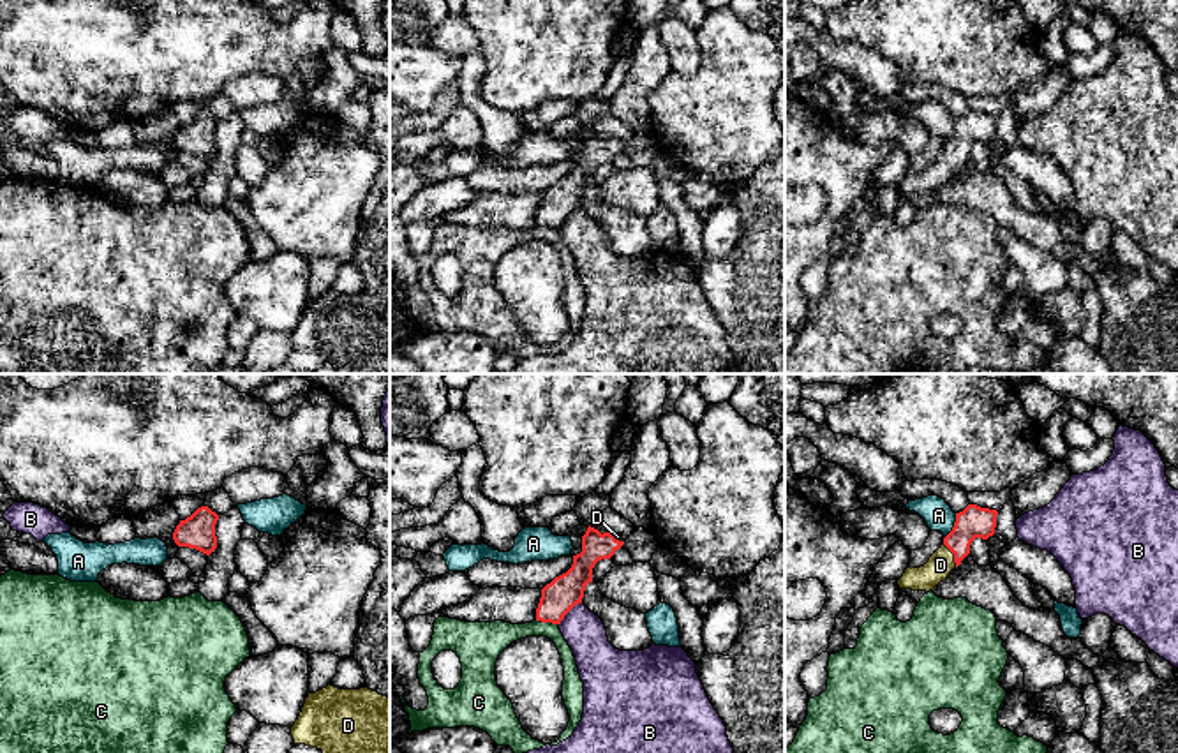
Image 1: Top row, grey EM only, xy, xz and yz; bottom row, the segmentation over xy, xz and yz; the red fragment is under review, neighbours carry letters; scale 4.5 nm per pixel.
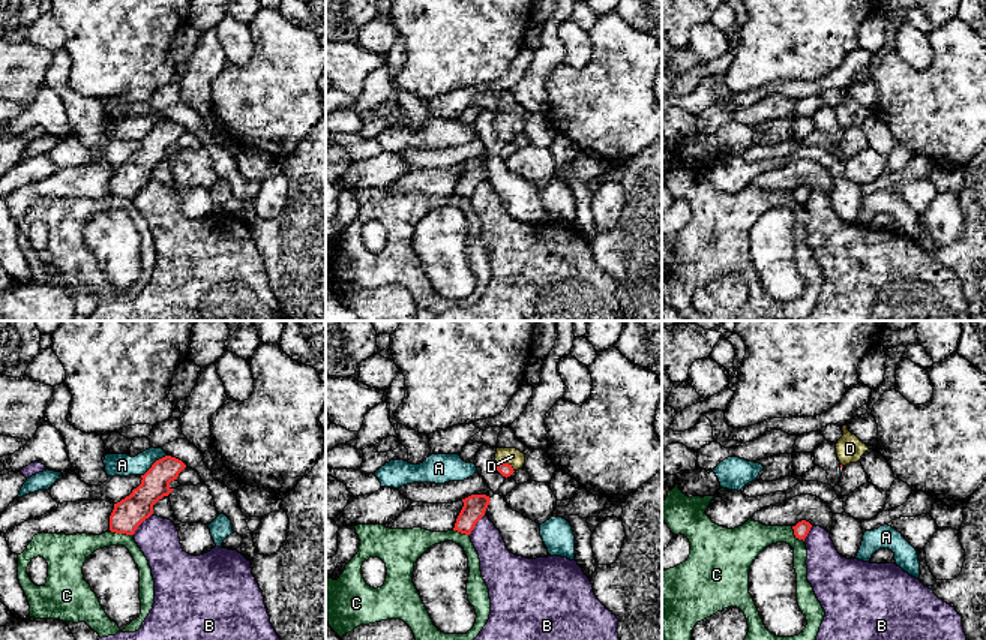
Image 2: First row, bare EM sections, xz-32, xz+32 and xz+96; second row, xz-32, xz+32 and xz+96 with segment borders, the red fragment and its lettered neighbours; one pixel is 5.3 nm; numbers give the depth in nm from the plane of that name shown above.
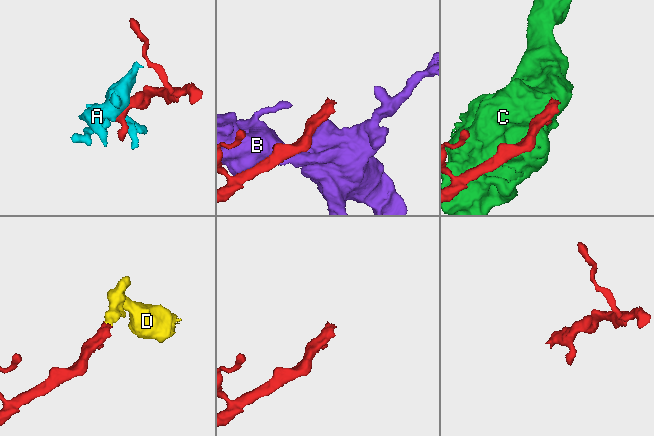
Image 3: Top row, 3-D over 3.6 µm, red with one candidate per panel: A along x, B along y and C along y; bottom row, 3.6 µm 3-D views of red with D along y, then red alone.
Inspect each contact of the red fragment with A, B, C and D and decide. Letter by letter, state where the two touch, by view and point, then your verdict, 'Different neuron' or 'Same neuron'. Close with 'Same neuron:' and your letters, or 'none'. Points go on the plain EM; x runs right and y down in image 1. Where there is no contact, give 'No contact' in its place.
A: Touches red at yz (954, 131). Different neuron
B: Touches red at xz (568, 216). Different neuron
C: Touches red at xz (547, 226). Different neuron
D: Touches red at yz (953, 157). Same neuron
Same neuron: D

